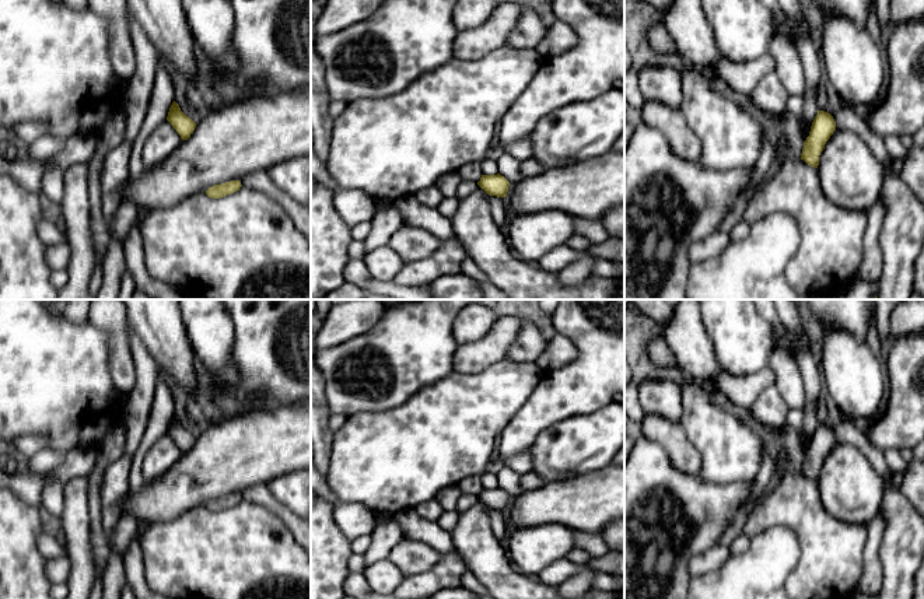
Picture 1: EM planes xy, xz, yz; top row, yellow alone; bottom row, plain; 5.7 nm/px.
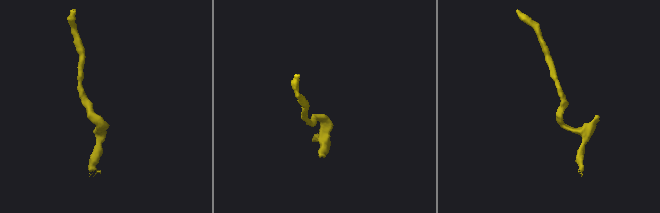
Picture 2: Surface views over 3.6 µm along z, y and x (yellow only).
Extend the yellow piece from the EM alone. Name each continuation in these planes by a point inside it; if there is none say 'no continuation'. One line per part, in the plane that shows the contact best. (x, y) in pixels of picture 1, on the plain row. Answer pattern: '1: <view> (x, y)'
no continuation

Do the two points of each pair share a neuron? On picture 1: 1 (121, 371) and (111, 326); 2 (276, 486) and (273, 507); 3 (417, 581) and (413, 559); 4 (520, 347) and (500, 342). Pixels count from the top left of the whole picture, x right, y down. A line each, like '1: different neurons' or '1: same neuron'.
1: same neuron
2: different neurons
3: different neurons
4: different neurons

